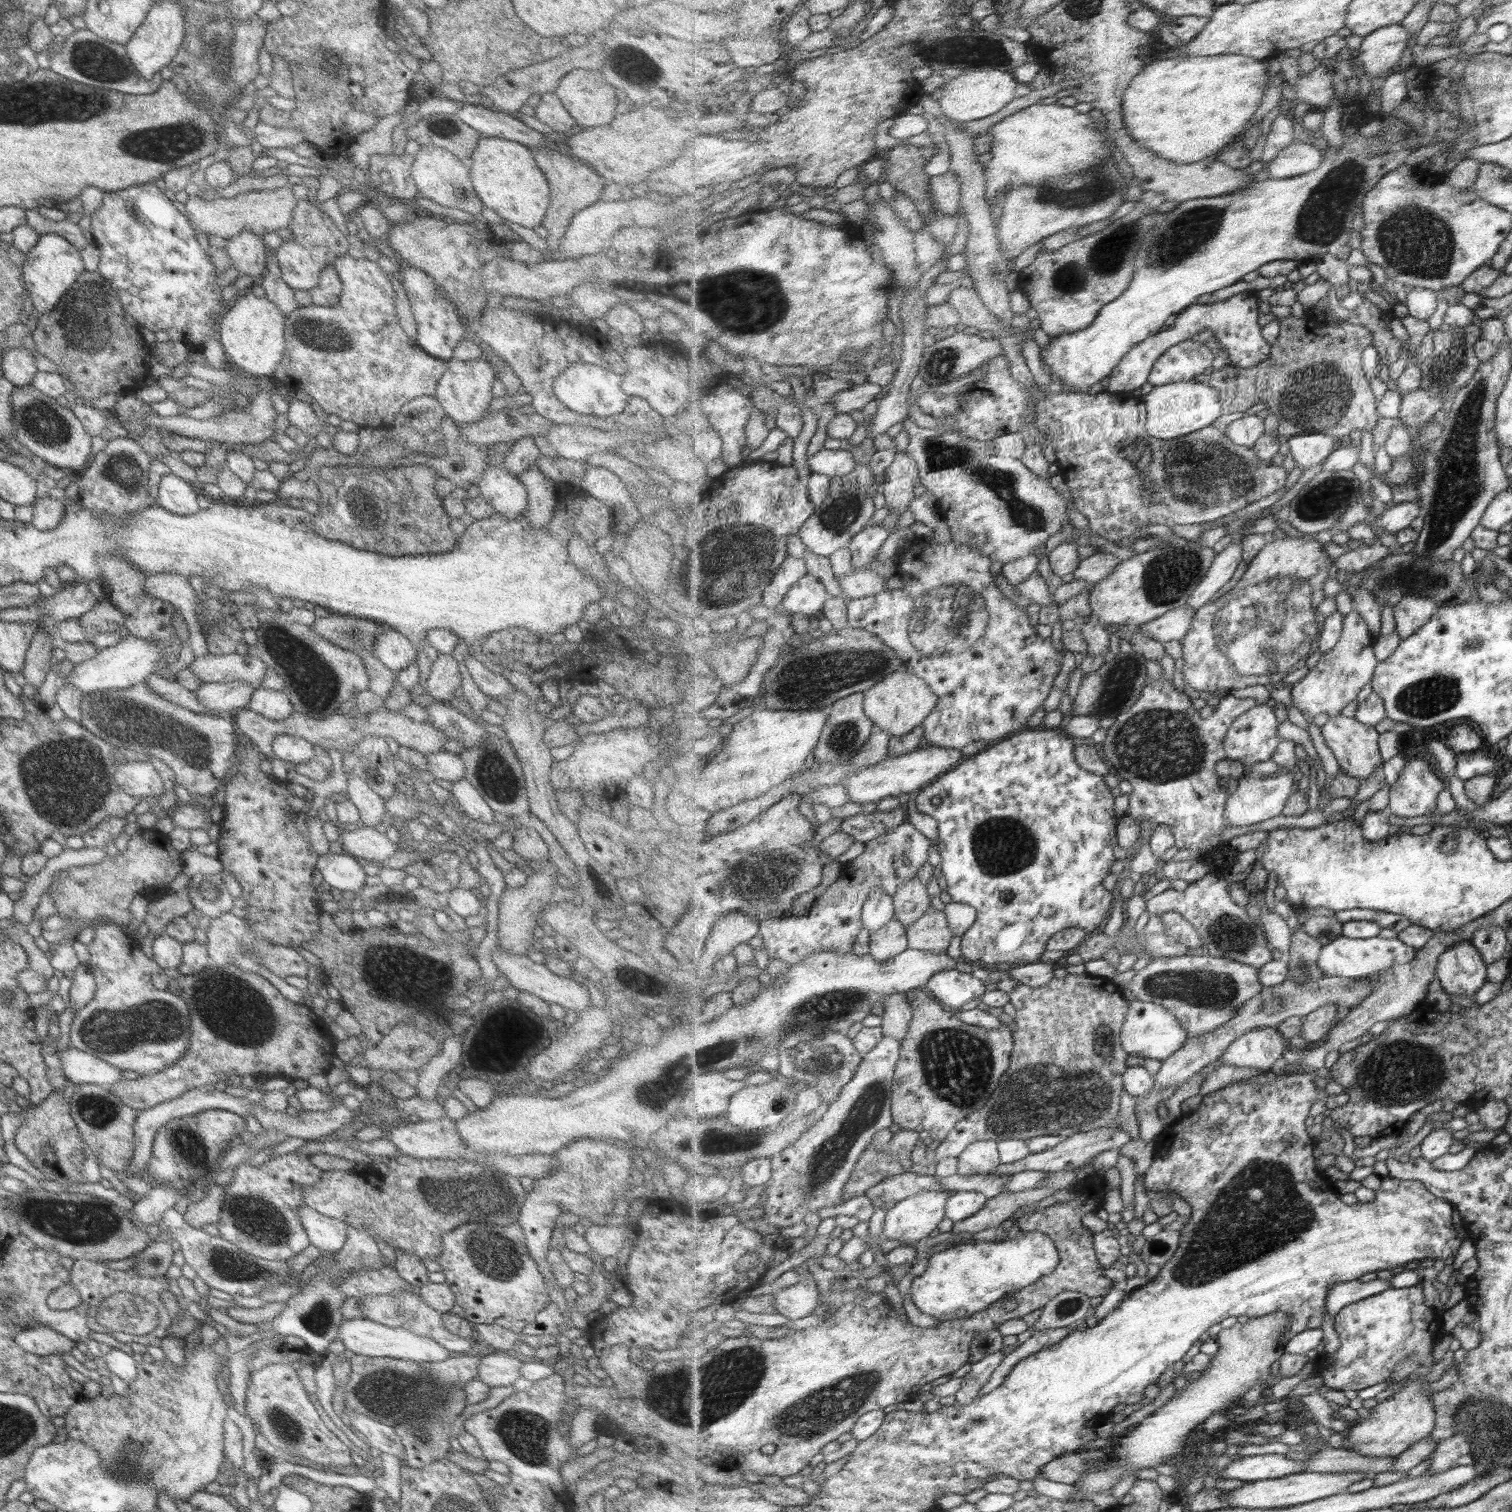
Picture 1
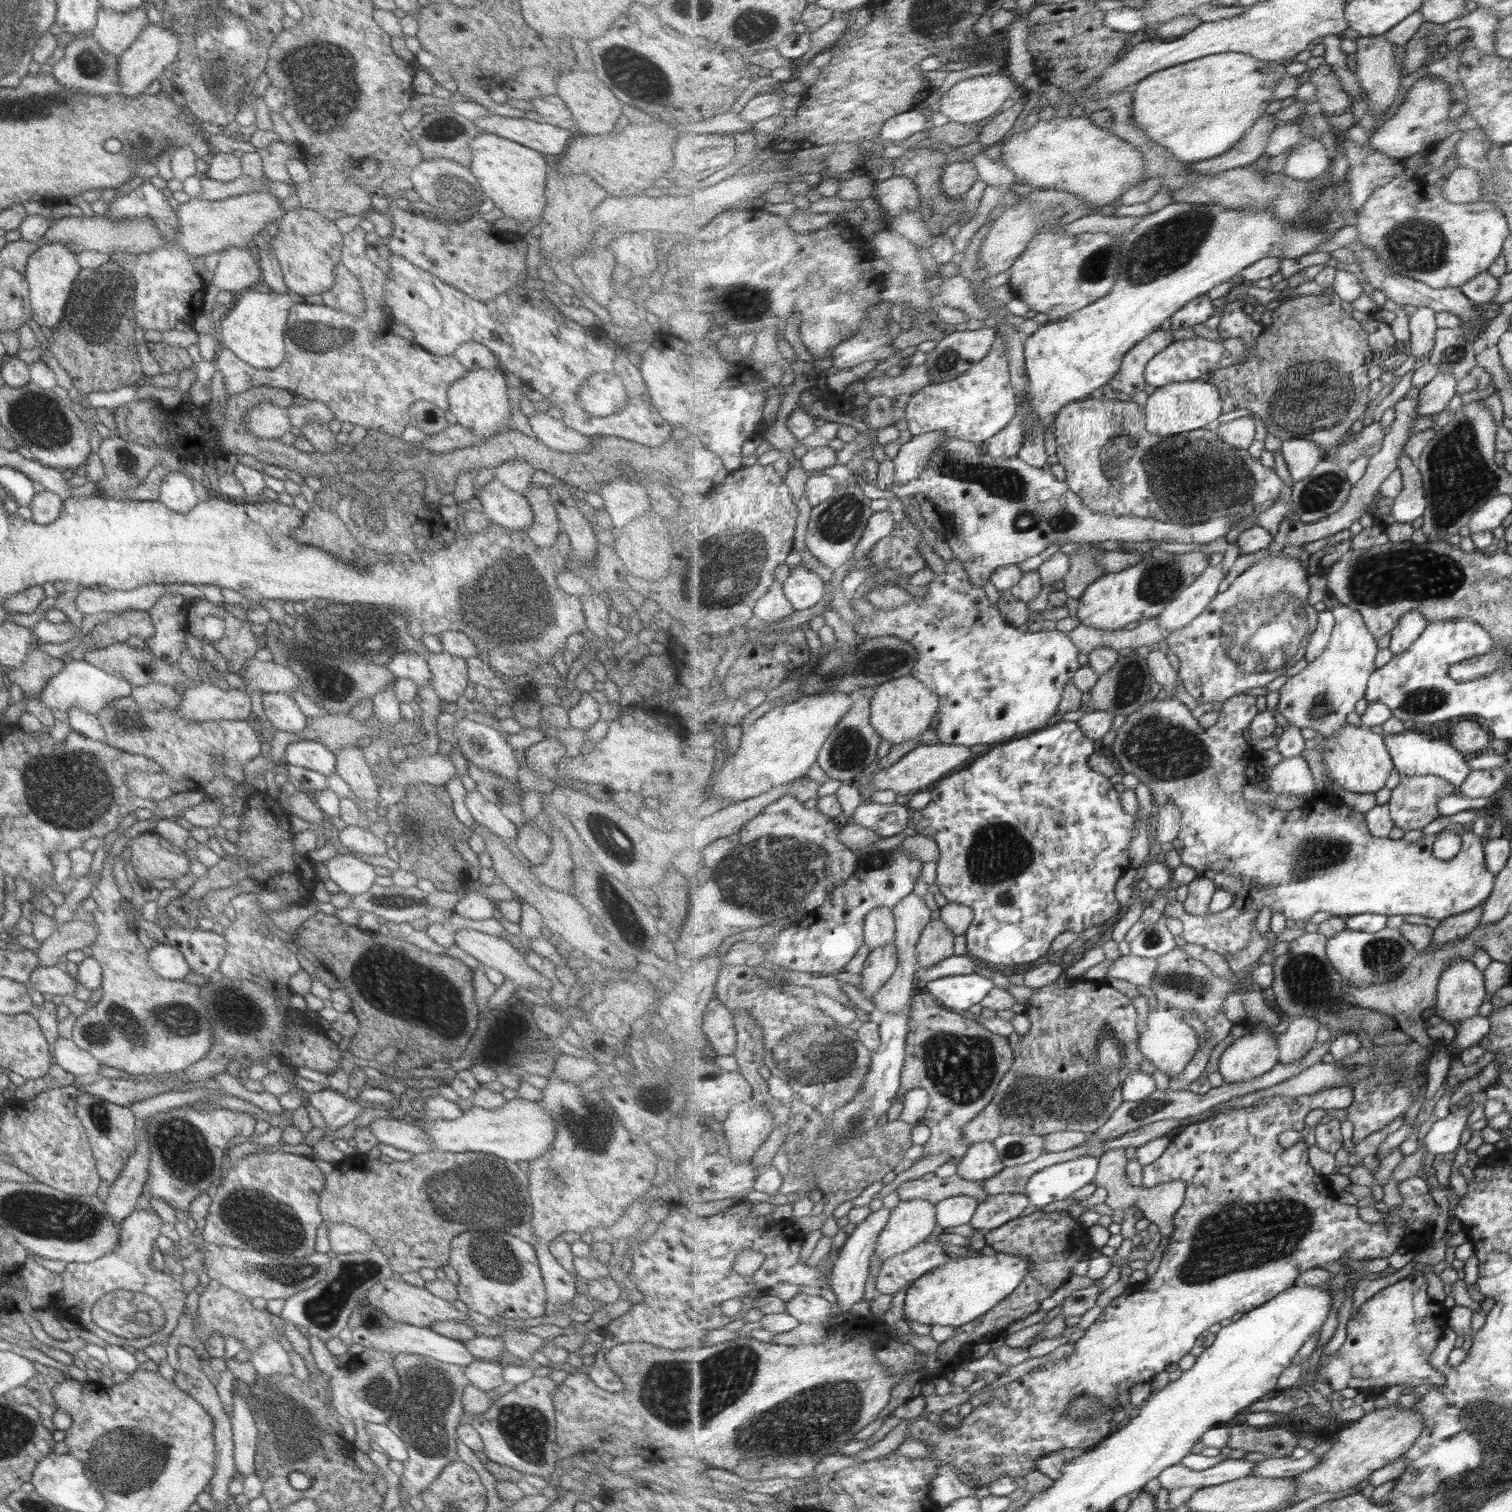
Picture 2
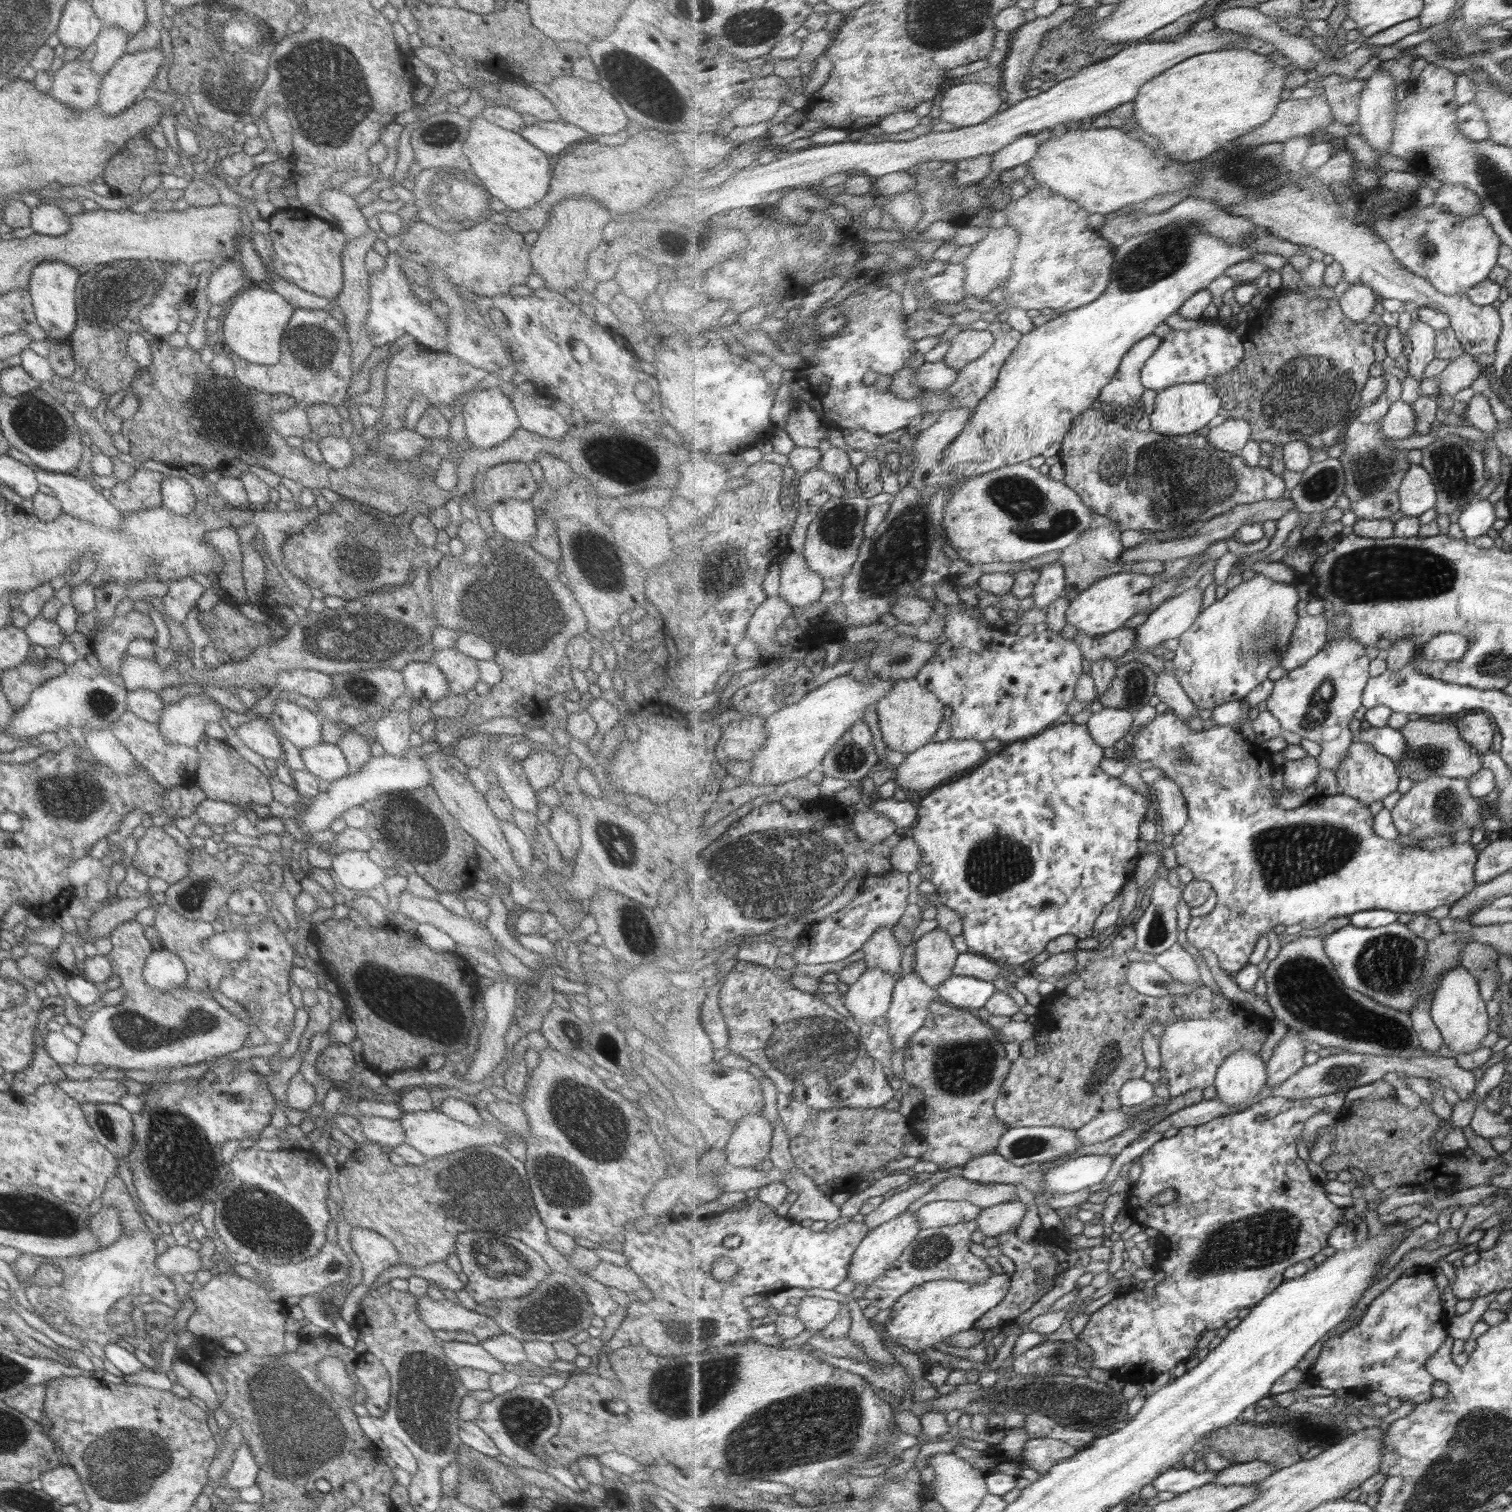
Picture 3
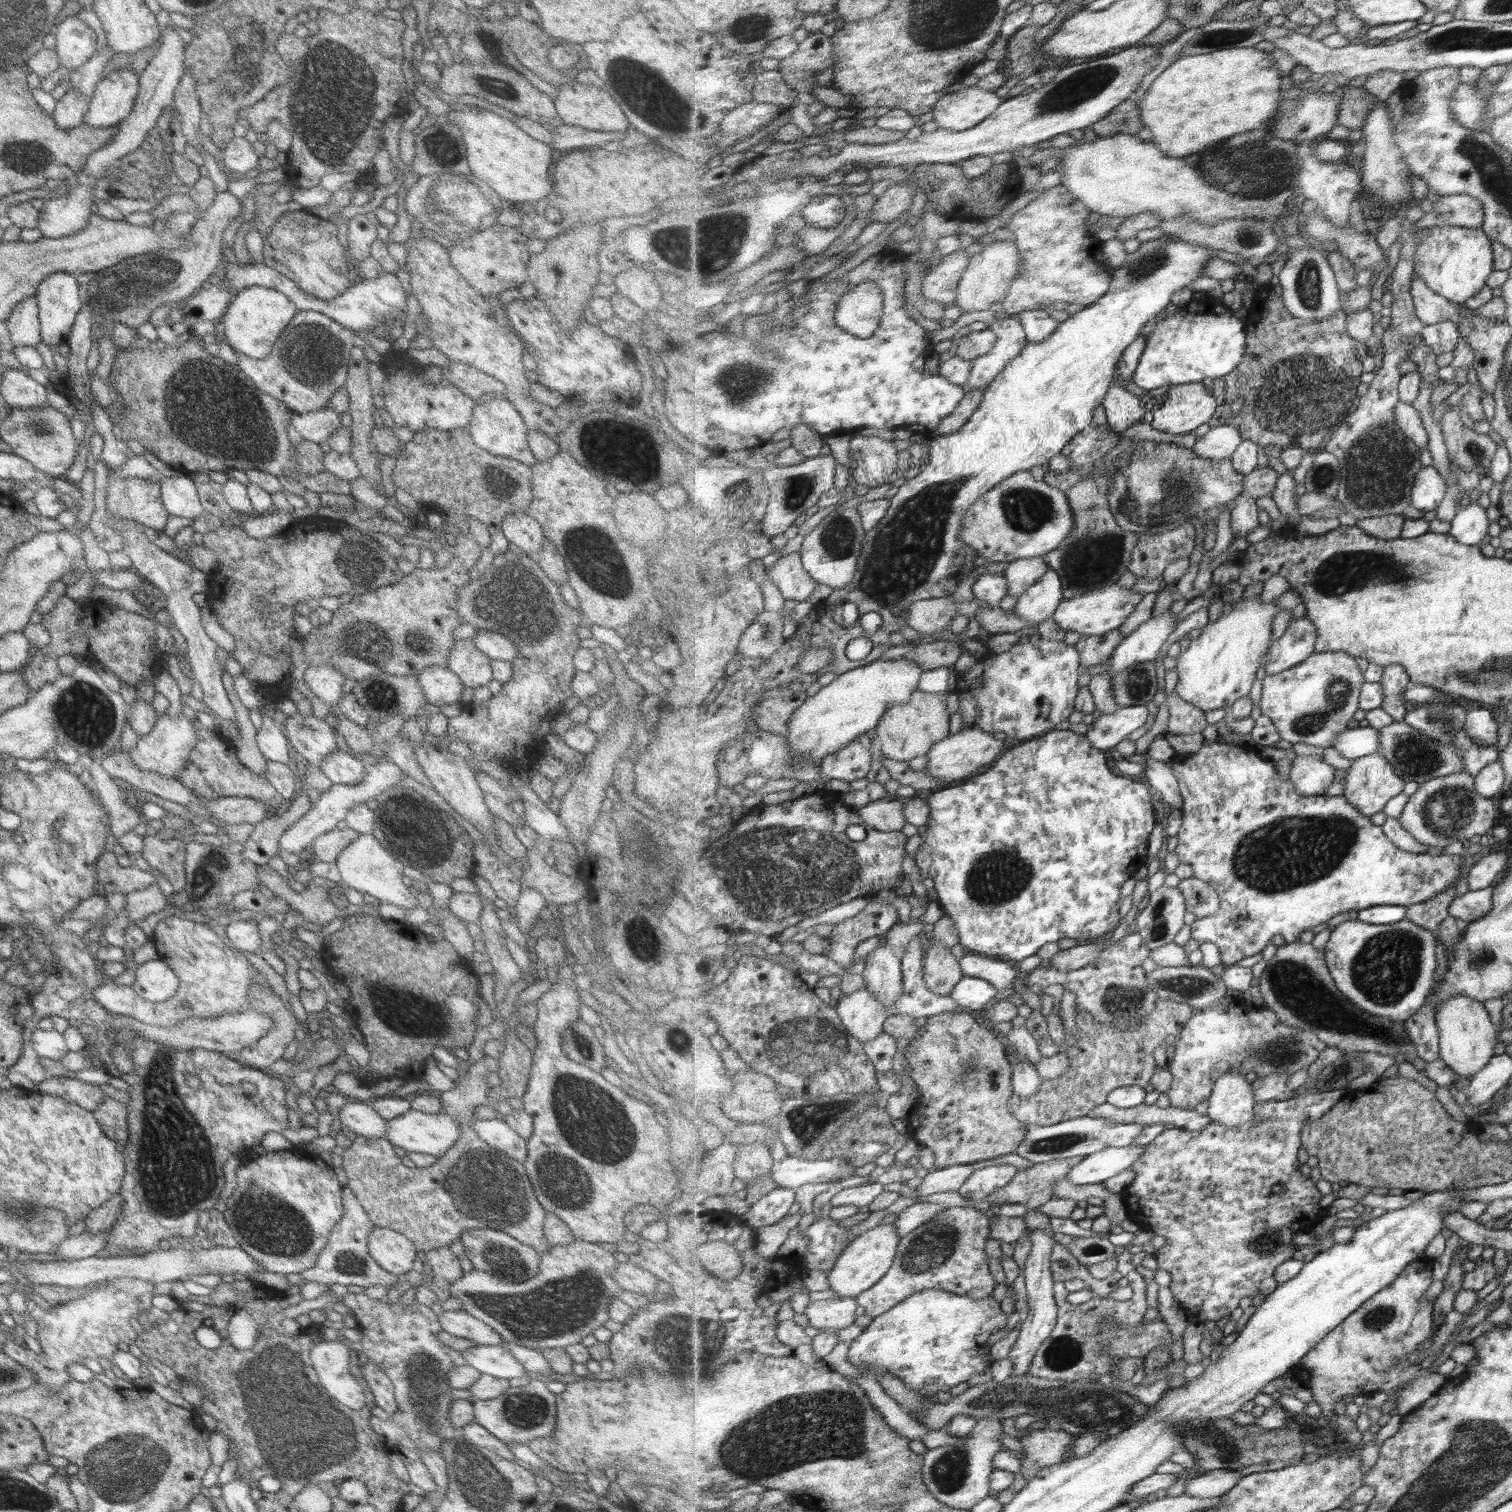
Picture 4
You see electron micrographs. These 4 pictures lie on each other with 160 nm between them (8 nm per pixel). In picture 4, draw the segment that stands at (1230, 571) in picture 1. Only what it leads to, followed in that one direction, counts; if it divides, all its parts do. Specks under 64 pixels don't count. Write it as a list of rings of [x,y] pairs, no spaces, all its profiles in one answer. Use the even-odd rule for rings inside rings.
[[[1167,611],[1158,617],[1151,617],[1125,637],[1108,660],[1109,674],[1113,676],[1135,663],[1155,660],[1165,640],[1173,634],[1173,630],[1177,629],[1175,616],[1177,613]]]

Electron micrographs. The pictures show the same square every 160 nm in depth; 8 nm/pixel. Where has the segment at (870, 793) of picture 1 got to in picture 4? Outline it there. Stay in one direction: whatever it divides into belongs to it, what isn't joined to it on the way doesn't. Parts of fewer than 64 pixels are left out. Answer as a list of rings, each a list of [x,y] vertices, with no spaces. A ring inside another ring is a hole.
[[[965,728],[958,734],[953,734],[943,741],[937,742],[927,754],[928,776],[941,778],[941,781],[965,780],[985,774],[1005,753],[1005,742],[999,740],[996,734],[981,730],[981,728]]]

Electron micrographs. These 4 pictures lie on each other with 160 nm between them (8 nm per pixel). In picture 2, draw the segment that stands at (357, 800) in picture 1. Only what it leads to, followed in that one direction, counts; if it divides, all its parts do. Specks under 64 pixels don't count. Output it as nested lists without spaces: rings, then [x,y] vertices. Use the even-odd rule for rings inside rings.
[[[343,746],[334,754],[334,773],[347,783],[351,797],[365,802],[379,800],[380,794],[371,770],[365,764],[361,749],[356,746]]]

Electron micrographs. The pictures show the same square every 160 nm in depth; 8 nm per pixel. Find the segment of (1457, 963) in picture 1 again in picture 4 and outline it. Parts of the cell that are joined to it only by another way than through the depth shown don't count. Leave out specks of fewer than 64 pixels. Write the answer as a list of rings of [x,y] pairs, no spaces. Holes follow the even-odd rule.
[[[1458,994],[1437,1009],[1436,1023],[1440,1030],[1440,1058],[1455,1074],[1472,1079],[1494,1059],[1498,1028],[1485,1003]]]

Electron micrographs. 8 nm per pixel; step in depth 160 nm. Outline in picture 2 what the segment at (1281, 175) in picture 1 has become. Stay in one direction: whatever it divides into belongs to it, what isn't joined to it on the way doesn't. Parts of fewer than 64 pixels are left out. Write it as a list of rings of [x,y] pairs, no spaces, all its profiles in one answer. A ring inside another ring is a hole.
[[[1316,137],[1290,153],[1283,173],[1299,180],[1313,181],[1329,173],[1327,168],[1331,157],[1332,154]]]

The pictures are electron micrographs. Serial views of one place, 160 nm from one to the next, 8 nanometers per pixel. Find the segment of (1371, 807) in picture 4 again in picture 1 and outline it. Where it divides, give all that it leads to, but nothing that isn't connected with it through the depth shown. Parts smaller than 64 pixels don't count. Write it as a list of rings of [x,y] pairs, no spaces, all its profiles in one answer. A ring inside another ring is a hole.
[[[1339,716],[1330,718],[1321,727],[1321,732],[1326,745],[1338,762],[1339,769],[1349,776],[1353,775],[1363,781],[1384,763],[1381,750],[1379,750],[1380,735],[1373,726],[1367,726],[1354,717]]]

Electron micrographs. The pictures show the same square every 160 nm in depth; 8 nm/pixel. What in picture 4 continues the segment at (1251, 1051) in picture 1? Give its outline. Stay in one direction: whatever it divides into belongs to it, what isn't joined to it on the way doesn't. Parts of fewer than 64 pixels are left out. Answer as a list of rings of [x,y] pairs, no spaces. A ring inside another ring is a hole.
[[[1228,1070],[1216,1082],[1206,1114],[1212,1121],[1233,1128],[1256,1118],[1256,1104],[1253,1082],[1247,1082],[1245,1074],[1237,1070]]]

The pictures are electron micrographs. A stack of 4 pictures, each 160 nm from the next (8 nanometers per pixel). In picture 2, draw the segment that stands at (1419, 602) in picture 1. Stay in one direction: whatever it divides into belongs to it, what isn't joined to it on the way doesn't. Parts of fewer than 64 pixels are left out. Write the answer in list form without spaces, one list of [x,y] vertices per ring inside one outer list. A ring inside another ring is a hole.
[[[1418,610],[1407,612],[1391,634],[1390,649],[1395,655],[1409,650],[1429,625],[1428,618],[1425,618]]]

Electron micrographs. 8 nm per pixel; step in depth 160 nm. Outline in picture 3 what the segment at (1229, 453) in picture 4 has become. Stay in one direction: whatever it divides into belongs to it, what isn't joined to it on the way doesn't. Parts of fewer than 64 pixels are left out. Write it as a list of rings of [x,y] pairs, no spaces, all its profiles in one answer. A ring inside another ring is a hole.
[[[1241,418],[1228,419],[1211,428],[1206,437],[1211,446],[1215,446],[1223,452],[1236,454],[1252,439],[1252,426],[1247,420]]]

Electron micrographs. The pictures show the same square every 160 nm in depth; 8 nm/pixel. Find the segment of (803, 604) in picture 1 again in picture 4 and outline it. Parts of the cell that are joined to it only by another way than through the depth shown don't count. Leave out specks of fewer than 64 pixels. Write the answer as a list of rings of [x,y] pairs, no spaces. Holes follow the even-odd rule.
[[[799,552],[781,556],[767,570],[767,574],[787,600],[805,602],[815,592],[815,588],[819,586],[819,582],[809,574],[808,570],[805,570]]]

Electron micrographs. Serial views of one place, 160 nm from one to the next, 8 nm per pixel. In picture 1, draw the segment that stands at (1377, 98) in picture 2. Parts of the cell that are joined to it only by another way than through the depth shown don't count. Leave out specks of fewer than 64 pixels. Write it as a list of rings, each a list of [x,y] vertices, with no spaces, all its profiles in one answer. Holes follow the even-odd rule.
[[[1402,23],[1386,26],[1363,37],[1357,59],[1364,72],[1369,74],[1371,79],[1389,74],[1393,66],[1401,62],[1401,56],[1411,38],[1410,31]]]

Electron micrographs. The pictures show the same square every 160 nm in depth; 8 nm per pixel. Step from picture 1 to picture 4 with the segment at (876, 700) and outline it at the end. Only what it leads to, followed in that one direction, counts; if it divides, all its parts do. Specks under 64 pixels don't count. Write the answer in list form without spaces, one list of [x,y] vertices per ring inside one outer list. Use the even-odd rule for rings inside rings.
[[[917,691],[911,698],[911,703],[897,704],[889,707],[883,716],[878,729],[873,735],[881,741],[881,753],[887,759],[909,762],[913,758],[927,756],[937,742],[943,741],[949,735],[949,708],[947,708],[948,694],[927,693]]]

